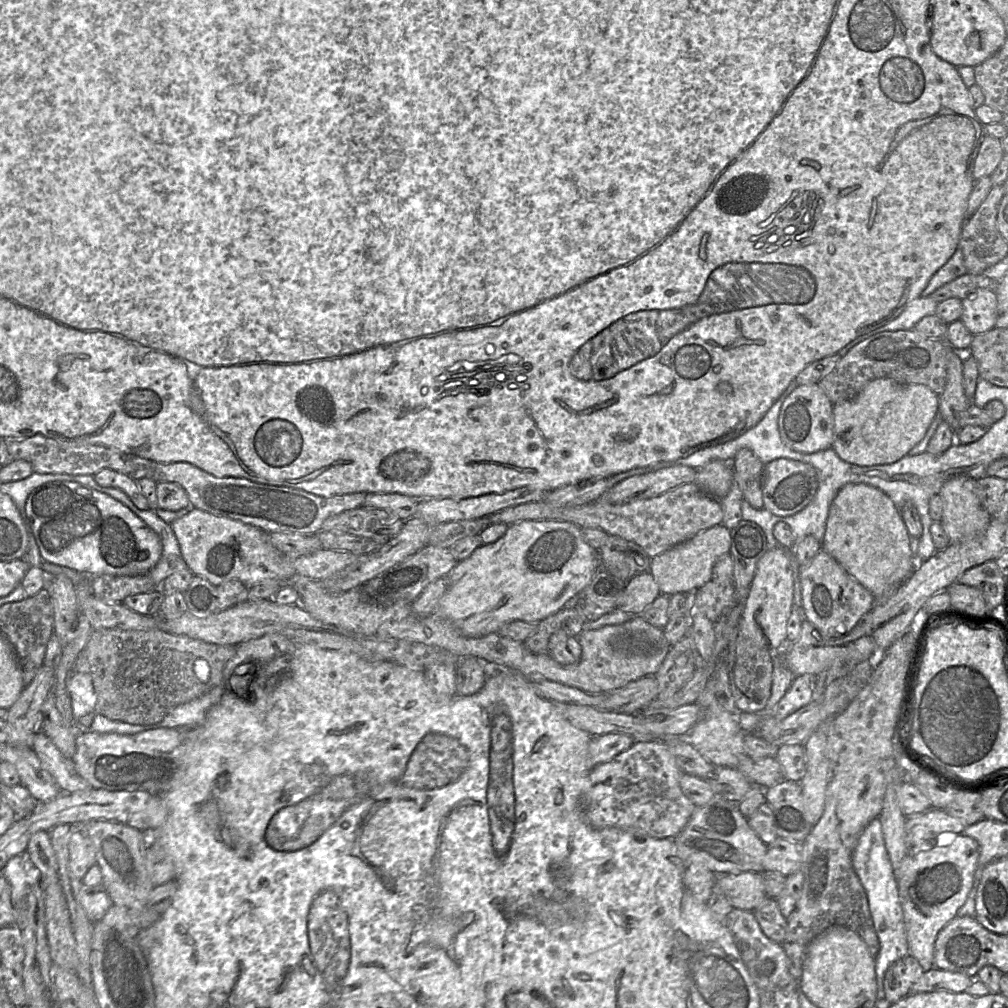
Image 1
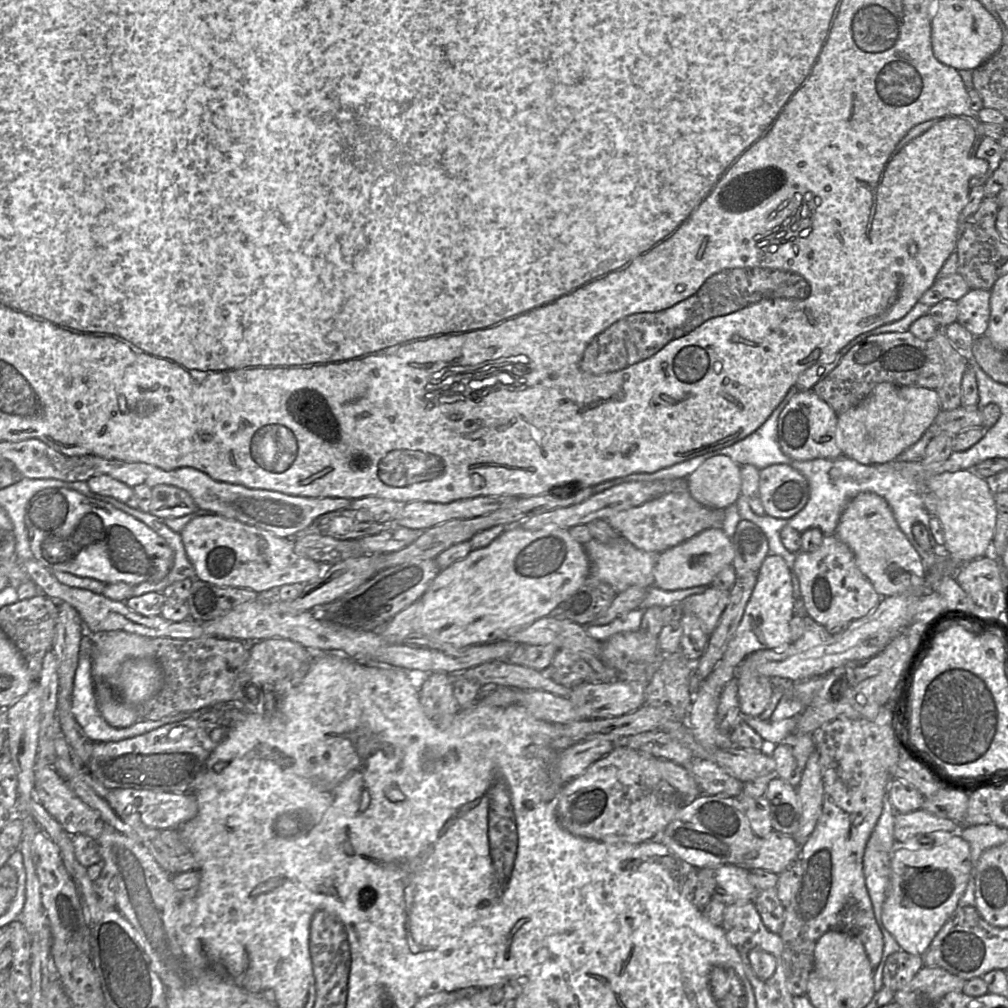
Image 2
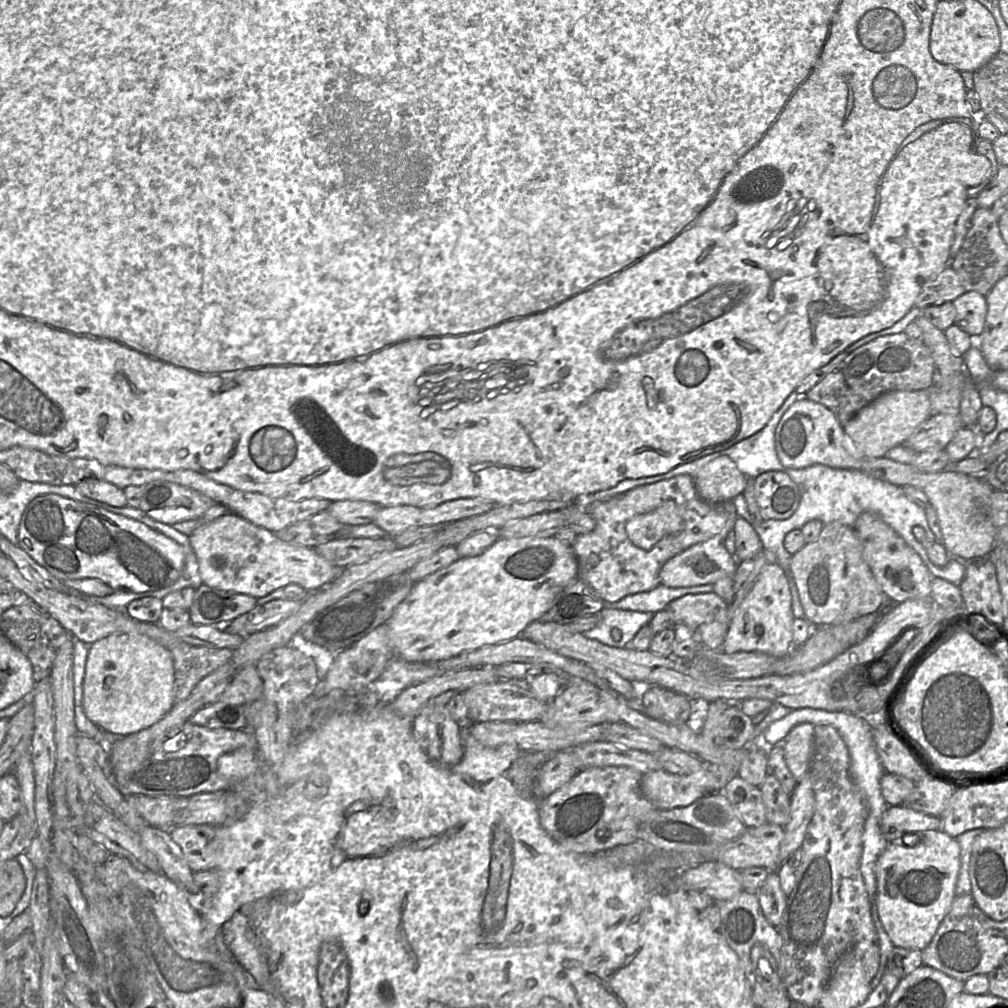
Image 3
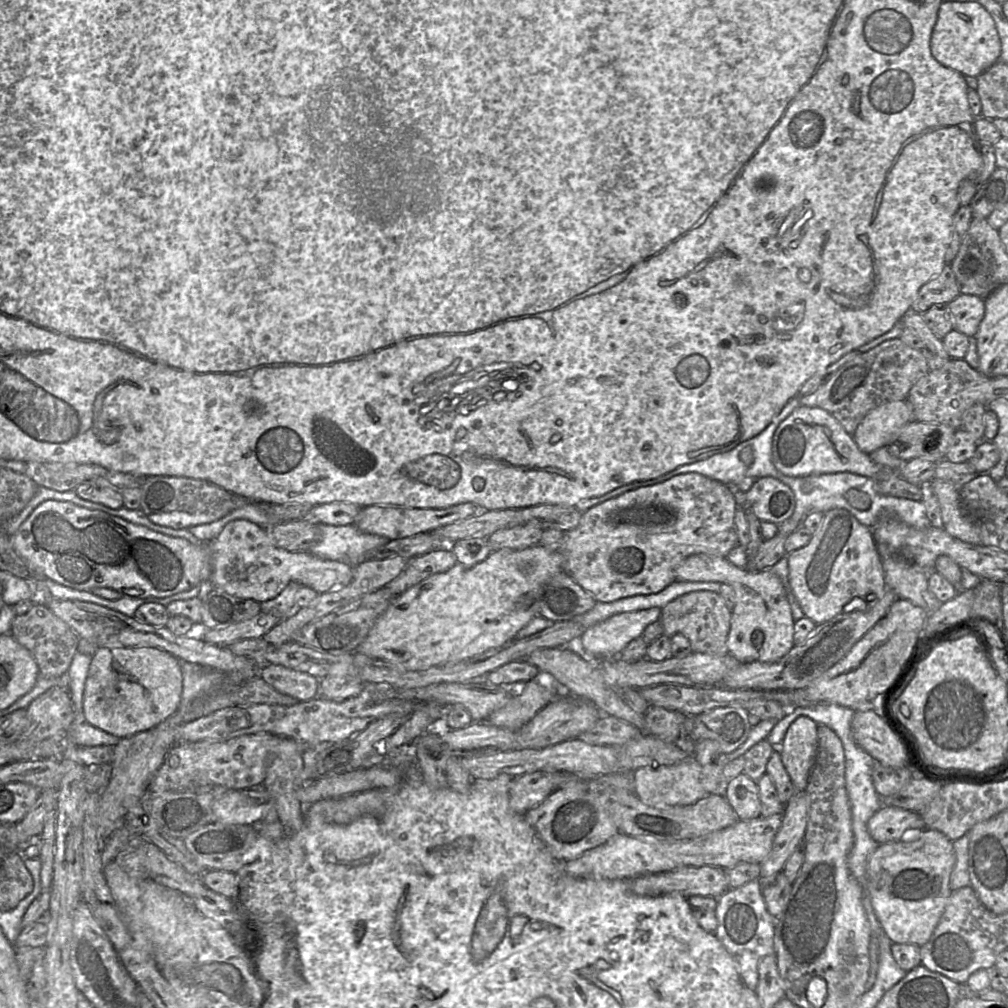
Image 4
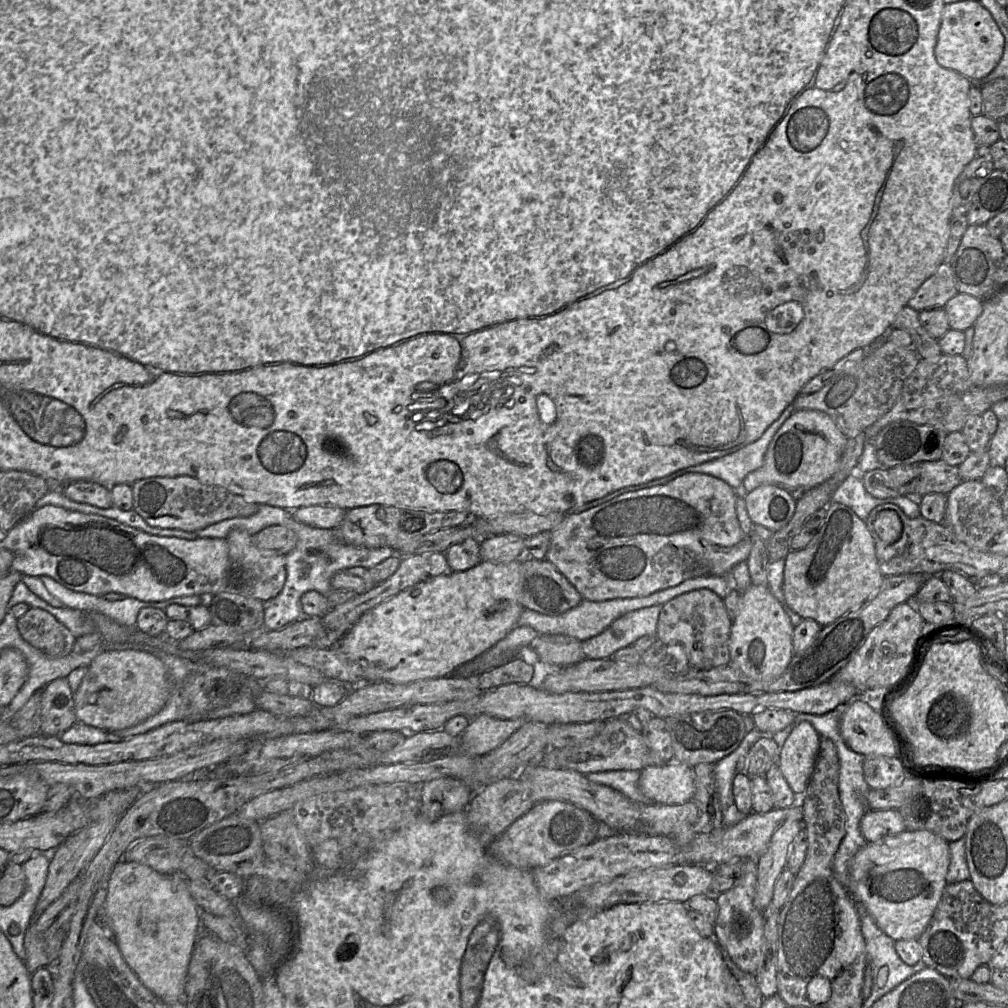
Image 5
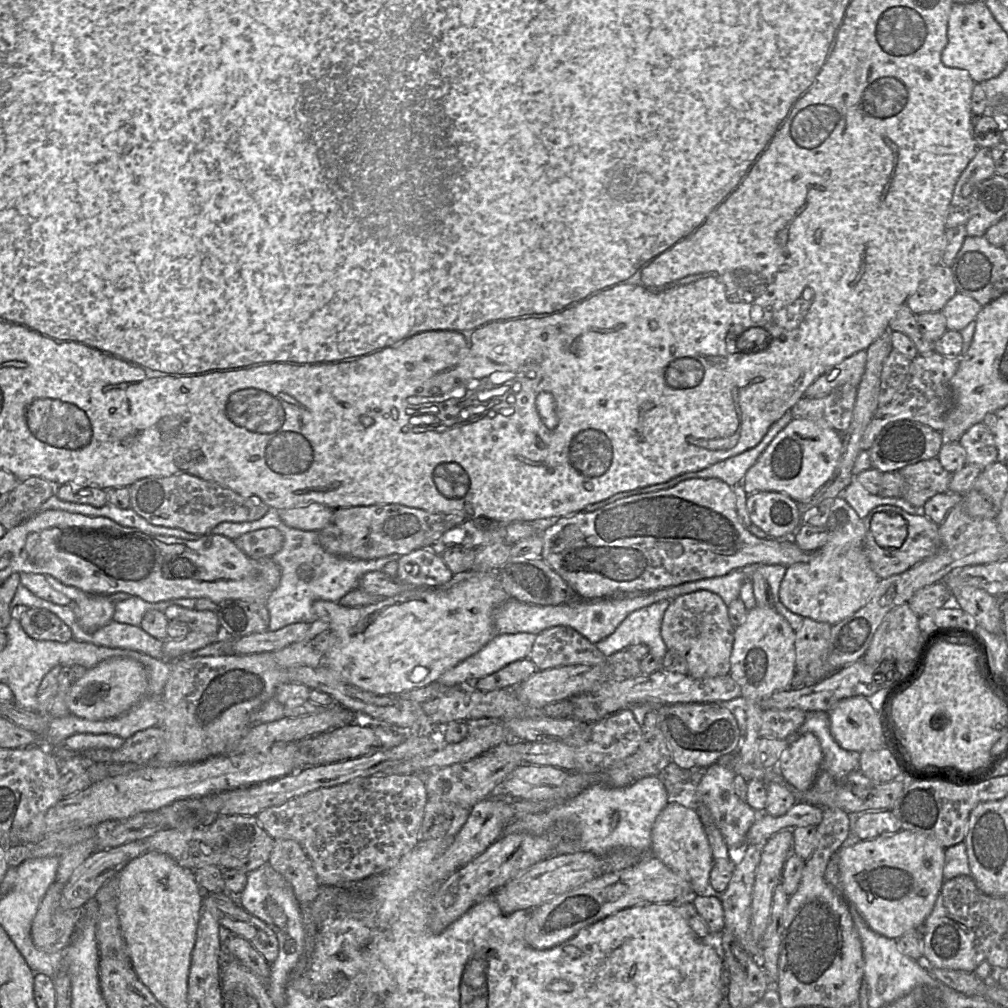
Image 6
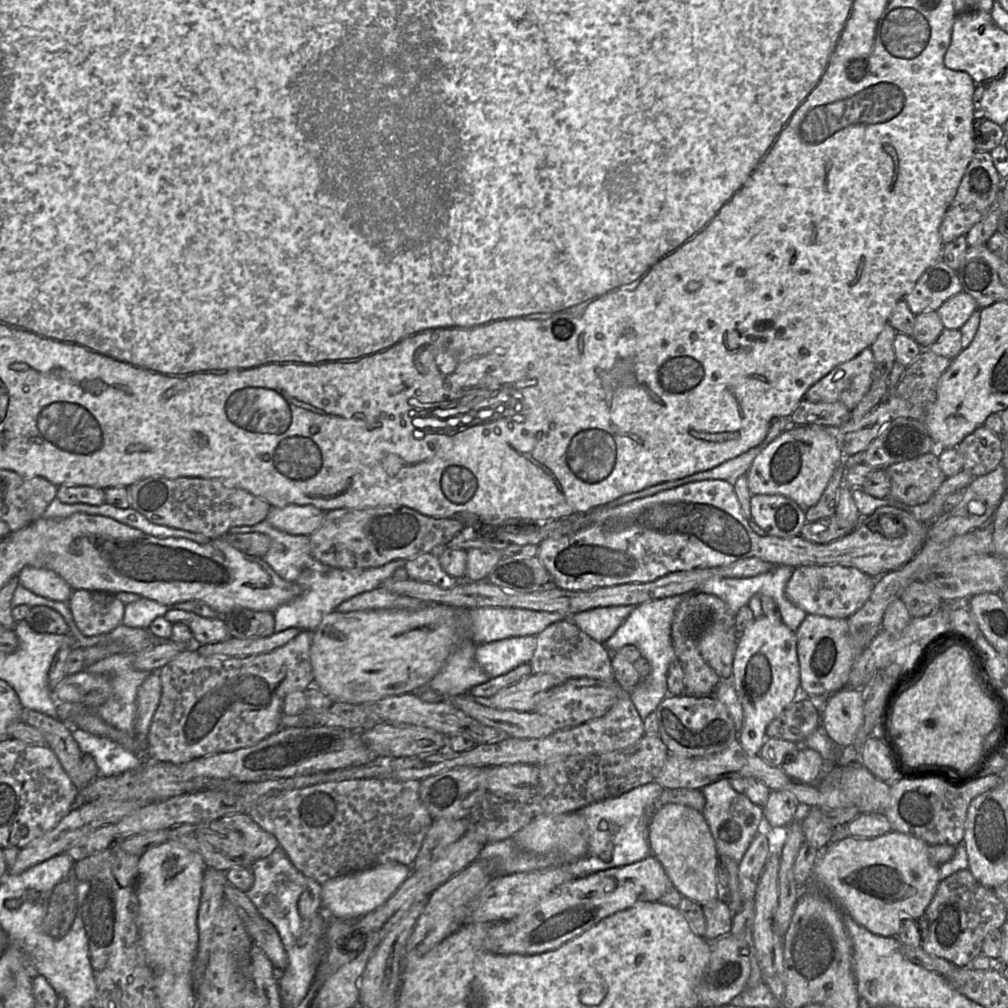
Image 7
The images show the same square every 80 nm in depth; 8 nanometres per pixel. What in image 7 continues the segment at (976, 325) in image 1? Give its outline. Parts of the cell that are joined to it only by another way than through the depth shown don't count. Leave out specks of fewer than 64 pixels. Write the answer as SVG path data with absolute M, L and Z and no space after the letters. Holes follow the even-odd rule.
M962 291L946 300L937 313L946 329L961 329L978 308L975 299Z

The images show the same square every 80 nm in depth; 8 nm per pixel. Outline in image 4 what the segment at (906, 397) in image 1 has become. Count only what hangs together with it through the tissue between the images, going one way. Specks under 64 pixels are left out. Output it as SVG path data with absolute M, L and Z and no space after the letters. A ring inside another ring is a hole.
M907 400L887 402L871 410L864 417L853 438L862 452L870 454L886 447L911 421L914 421L913 410Z

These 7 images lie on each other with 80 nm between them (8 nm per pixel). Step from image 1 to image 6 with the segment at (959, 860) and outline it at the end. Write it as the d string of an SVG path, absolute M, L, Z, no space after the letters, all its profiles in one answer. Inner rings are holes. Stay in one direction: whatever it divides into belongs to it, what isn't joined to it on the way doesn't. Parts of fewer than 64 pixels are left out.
M903 830L882 834L875 839L848 838L837 852L841 893L849 906L854 906L869 927L885 937L899 939L911 930L918 930L931 914L944 883L943 870L946 849L922 833Z

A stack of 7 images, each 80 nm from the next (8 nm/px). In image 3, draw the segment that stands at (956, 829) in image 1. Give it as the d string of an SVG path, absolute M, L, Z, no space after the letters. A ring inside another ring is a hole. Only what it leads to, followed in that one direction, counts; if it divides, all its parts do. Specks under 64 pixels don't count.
M904 805L888 806L881 817L881 831L889 843L899 842L907 833L926 830L942 830L941 818Z

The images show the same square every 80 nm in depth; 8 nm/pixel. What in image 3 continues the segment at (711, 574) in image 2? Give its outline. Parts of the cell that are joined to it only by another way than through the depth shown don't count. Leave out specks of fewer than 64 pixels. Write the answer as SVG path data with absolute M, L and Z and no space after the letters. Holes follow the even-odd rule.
M710 539L697 543L670 558L659 572L660 584L674 588L714 584L720 578L734 578L737 565L738 561L728 552L723 541Z

